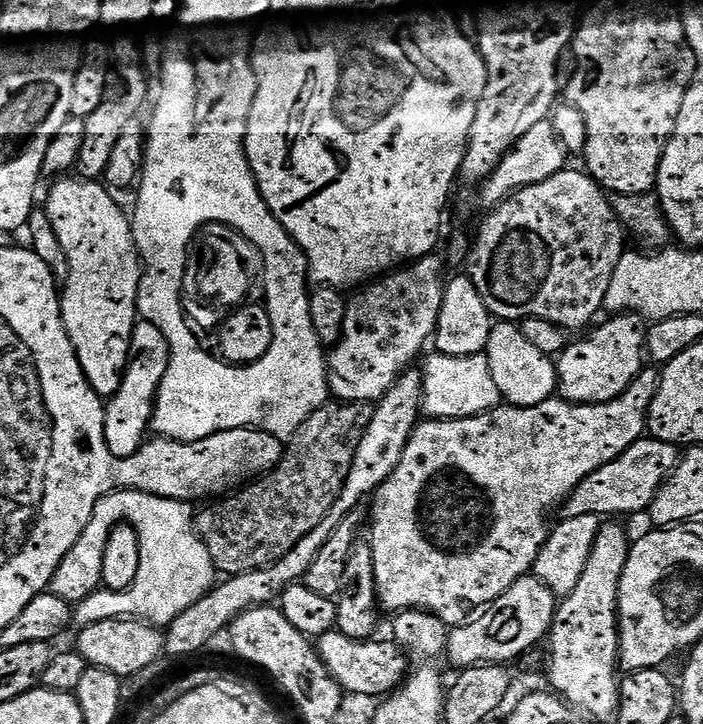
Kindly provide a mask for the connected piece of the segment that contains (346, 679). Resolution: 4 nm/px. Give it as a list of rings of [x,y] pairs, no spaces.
[[[338,630],[322,634],[315,641],[316,653],[322,658],[333,678],[339,682],[349,697],[376,696],[384,698],[396,691],[406,679],[409,657],[401,645],[391,639],[369,638],[355,640]]]

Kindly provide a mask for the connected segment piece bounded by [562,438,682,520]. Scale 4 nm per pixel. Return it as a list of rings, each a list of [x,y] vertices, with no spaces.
[[[651,438],[635,440],[618,458],[606,462],[606,466],[594,470],[594,474],[582,478],[582,482],[562,505],[563,519],[582,518],[582,514],[624,518],[620,516],[632,516],[635,512],[647,513],[668,475],[680,465],[681,455],[681,449],[670,442]]]

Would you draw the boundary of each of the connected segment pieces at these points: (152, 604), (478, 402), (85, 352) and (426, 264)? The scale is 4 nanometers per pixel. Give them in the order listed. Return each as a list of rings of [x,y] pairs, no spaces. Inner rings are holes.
[[[117,490],[101,498],[98,506],[94,506],[94,514],[90,514],[90,522],[86,522],[86,530],[82,530],[78,542],[70,546],[58,570],[54,570],[54,578],[48,583],[47,591],[73,606],[79,605],[79,600],[94,595],[96,587],[99,589],[102,584],[102,554],[106,550],[106,542],[112,531],[123,523],[129,524],[140,536],[138,578],[134,578],[134,586],[125,592],[100,590],[96,596],[101,604],[99,619],[135,618],[166,628],[174,622],[174,618],[178,618],[178,614],[182,614],[182,610],[194,606],[194,602],[211,592],[218,580],[210,550],[196,530],[193,505],[183,500],[131,490]]]
[[[436,352],[422,365],[422,371],[424,373],[424,407],[422,412],[425,417],[433,420],[465,420],[471,416],[481,416],[484,412],[491,412],[501,403],[498,386],[494,386],[494,374],[490,374],[490,362],[487,355],[447,356]]]
[[[60,178],[53,183],[56,185],[46,205],[54,234],[58,234],[58,242],[62,242],[62,250],[66,250],[68,259],[68,277],[62,282],[60,313],[90,386],[100,397],[111,398],[122,386],[130,354],[130,338],[138,323],[136,303],[142,275],[140,250],[132,233],[129,213],[120,209],[119,202],[112,197],[115,195],[103,183],[83,178],[68,179],[72,178]]]
[[[433,254],[430,256],[423,256],[421,260],[411,261],[403,266],[397,267],[395,270],[371,281],[367,286],[361,287],[355,293],[356,297],[351,297],[348,300],[348,309],[346,310],[346,322],[344,323],[344,338],[339,344],[335,345],[327,353],[326,359],[328,361],[328,387],[331,395],[337,401],[343,402],[349,400],[350,402],[362,402],[363,404],[372,404],[377,400],[381,400],[388,391],[394,386],[394,382],[398,382],[398,378],[403,372],[409,371],[413,367],[412,359],[419,354],[424,348],[424,343],[433,339],[436,331],[436,323],[438,322],[438,314],[442,310],[442,298],[444,297],[444,286],[446,283],[446,275],[444,276],[445,261],[439,260],[439,255]]]

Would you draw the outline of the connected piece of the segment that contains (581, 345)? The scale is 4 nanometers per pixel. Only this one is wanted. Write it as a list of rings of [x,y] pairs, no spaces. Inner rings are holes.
[[[616,314],[608,318],[605,324],[599,324],[597,323],[587,333],[589,336],[585,340],[576,340],[573,344],[571,341],[564,351],[555,357],[556,387],[559,399],[568,400],[571,404],[605,404],[622,395],[634,382],[636,375],[645,367],[646,324],[641,317]]]

